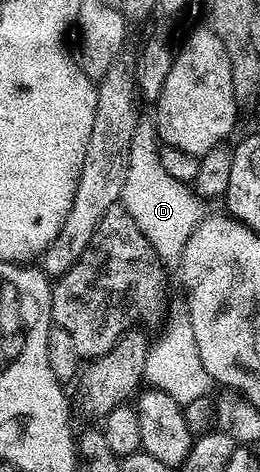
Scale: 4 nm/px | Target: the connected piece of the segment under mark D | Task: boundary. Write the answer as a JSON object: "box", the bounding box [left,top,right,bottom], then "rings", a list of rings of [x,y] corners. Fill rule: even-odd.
{"box":[122,120,206,262],"rings":[[[137,120],[134,127],[134,143],[130,143],[126,183],[122,194],[122,203],[130,215],[134,215],[134,223],[138,223],[138,231],[146,235],[150,247],[154,249],[161,262],[179,262],[182,251],[186,247],[186,239],[200,226],[206,216],[205,205],[193,190],[183,185],[178,179],[166,175],[160,158],[161,142],[156,136],[156,126],[151,120]]]}

